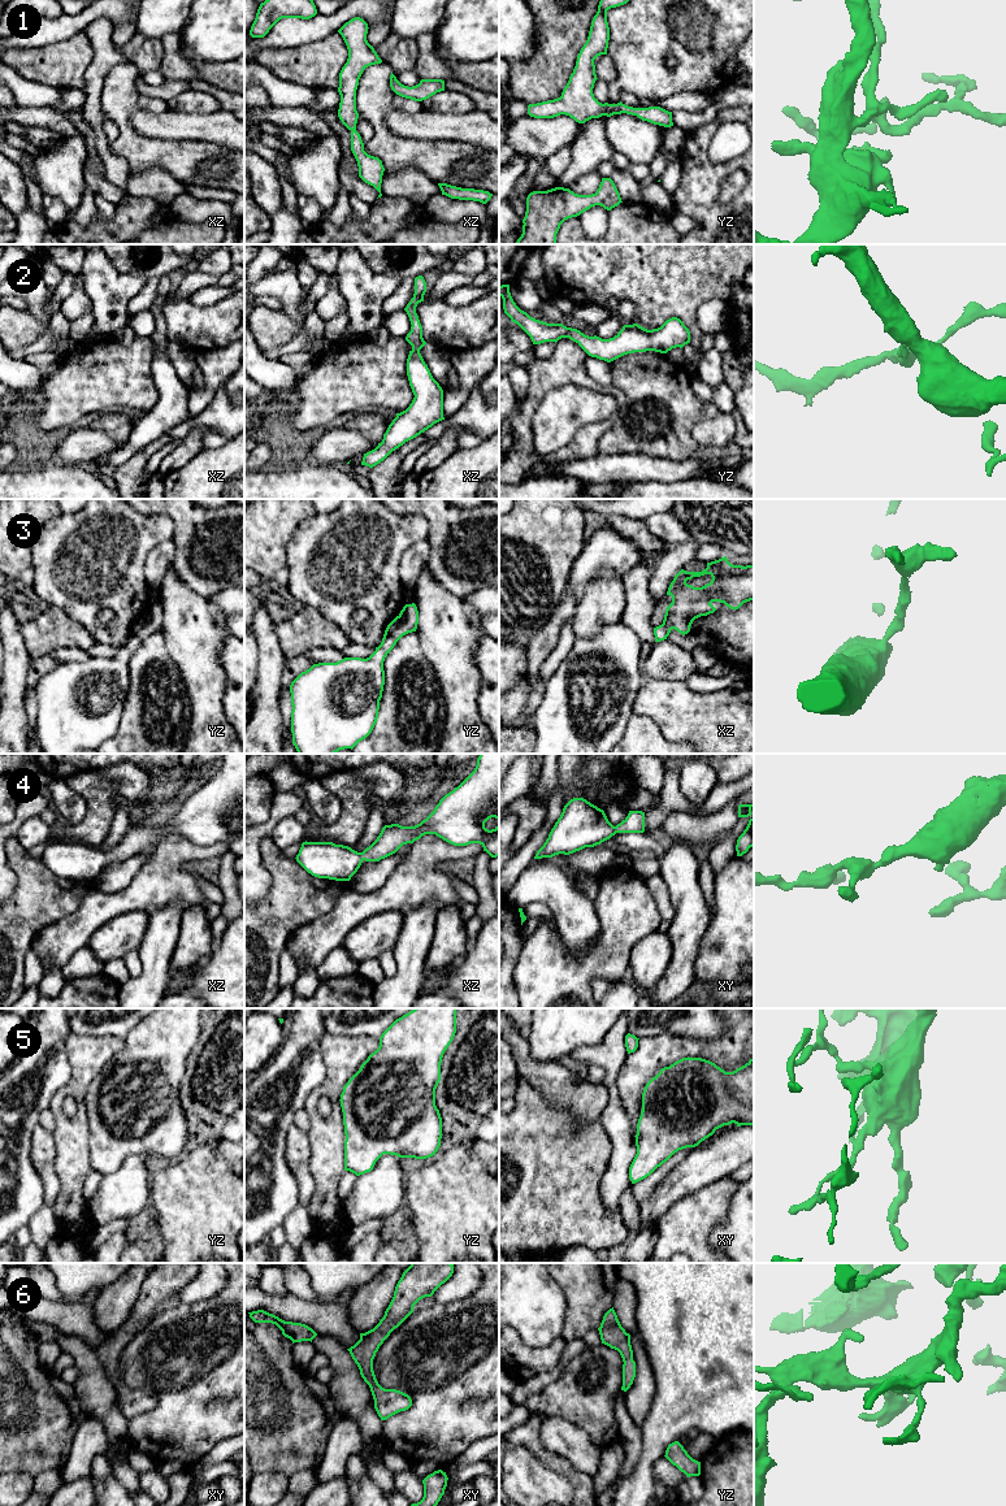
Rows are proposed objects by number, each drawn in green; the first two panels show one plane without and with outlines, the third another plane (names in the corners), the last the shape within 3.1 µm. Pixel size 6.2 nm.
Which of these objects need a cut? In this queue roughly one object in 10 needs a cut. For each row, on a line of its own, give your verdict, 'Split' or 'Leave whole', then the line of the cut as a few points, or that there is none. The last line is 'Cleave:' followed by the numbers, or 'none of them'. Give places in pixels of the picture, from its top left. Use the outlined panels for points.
1: Leave whole. No split
2: Leave whole. No split
3: Leave whole. No split
4: Leave whole. No split
5: Leave whole. No split
6: Leave whole. No split
Cleave: none of them

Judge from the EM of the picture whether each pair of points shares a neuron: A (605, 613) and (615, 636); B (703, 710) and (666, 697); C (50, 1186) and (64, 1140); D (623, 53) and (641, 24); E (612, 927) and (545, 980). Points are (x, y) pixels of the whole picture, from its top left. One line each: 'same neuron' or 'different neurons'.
A: different neurons
B: same neuron
C: different neurons
D: same neuron
E: same neuron

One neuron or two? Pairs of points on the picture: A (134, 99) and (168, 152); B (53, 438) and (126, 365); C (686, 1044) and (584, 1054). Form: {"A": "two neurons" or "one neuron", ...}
{"A": "one neuron", "B": "two neurons", "C": "two neurons"}

